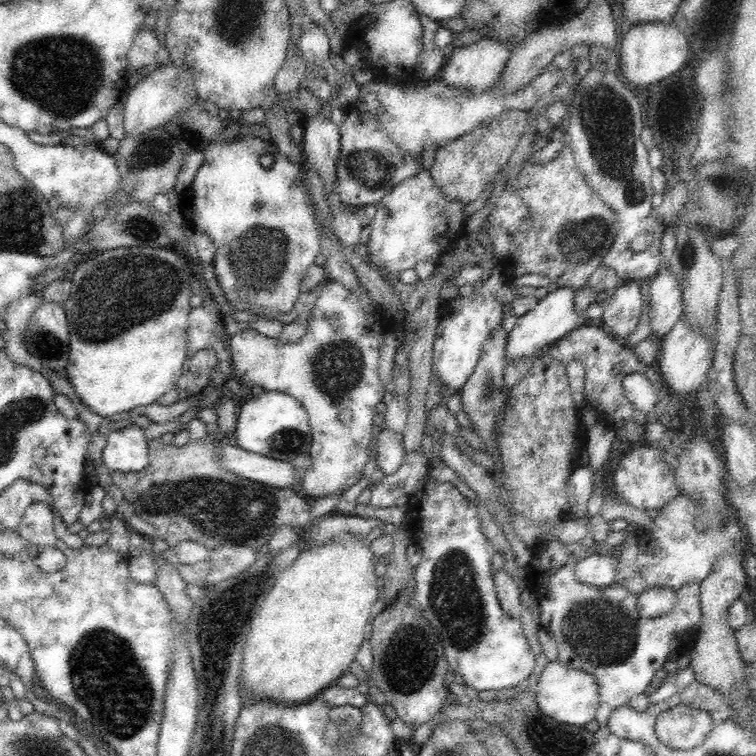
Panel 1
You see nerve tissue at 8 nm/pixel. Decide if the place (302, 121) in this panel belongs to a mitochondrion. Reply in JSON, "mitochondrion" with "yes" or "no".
{"mitochondrion":"no"}

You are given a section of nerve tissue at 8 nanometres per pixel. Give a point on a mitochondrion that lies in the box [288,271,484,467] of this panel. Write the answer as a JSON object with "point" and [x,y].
{"point":[338,369]}

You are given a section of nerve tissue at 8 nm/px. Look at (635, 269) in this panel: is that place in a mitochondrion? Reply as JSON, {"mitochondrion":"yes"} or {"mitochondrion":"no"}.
{"mitochondrion":"no"}

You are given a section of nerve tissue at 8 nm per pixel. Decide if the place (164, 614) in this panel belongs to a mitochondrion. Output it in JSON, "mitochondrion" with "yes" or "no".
{"mitochondrion":"no"}

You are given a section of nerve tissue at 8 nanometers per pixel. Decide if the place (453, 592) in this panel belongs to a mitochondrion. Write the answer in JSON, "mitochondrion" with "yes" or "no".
{"mitochondrion":"yes"}

